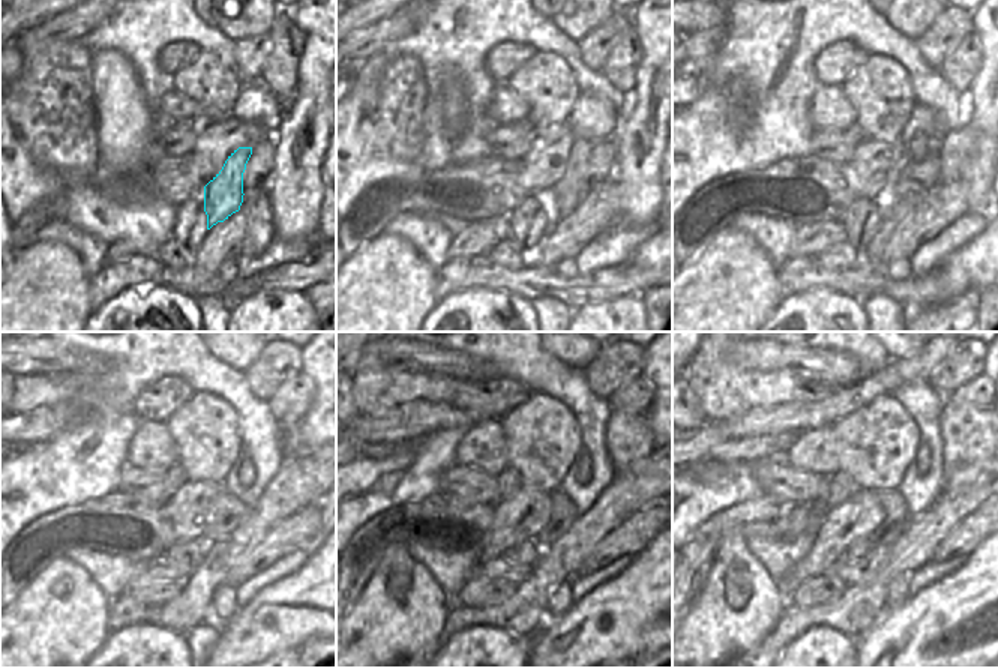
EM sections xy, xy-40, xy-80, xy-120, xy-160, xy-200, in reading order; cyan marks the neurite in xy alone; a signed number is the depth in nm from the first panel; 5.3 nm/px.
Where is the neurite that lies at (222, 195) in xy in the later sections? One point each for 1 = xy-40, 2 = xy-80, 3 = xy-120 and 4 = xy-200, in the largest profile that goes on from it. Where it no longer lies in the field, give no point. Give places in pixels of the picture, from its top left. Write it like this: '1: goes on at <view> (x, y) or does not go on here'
1: goes on at xy-40 (563, 198)
2: goes on at xy-80 (920, 144)
3: goes on at xy-120 (246, 475)
4: goes on at xy-200 (922, 461)

